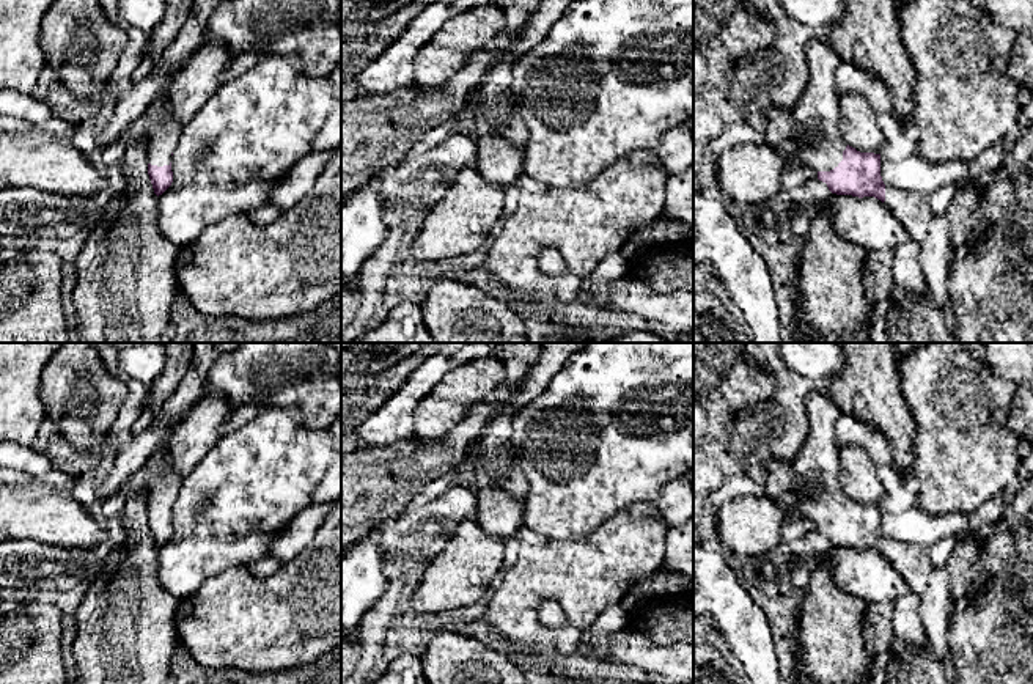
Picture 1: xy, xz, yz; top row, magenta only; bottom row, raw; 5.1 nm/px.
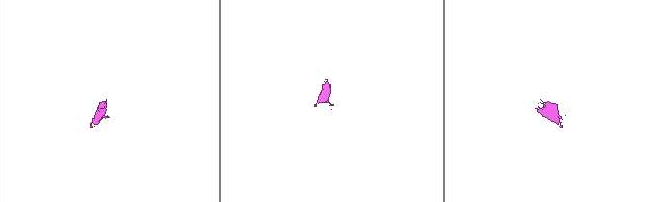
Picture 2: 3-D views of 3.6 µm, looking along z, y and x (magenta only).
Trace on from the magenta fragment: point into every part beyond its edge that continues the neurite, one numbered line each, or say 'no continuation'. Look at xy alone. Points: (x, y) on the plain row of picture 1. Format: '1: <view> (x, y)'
1: xy (158, 481)

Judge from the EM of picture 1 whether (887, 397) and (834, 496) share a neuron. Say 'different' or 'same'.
different

